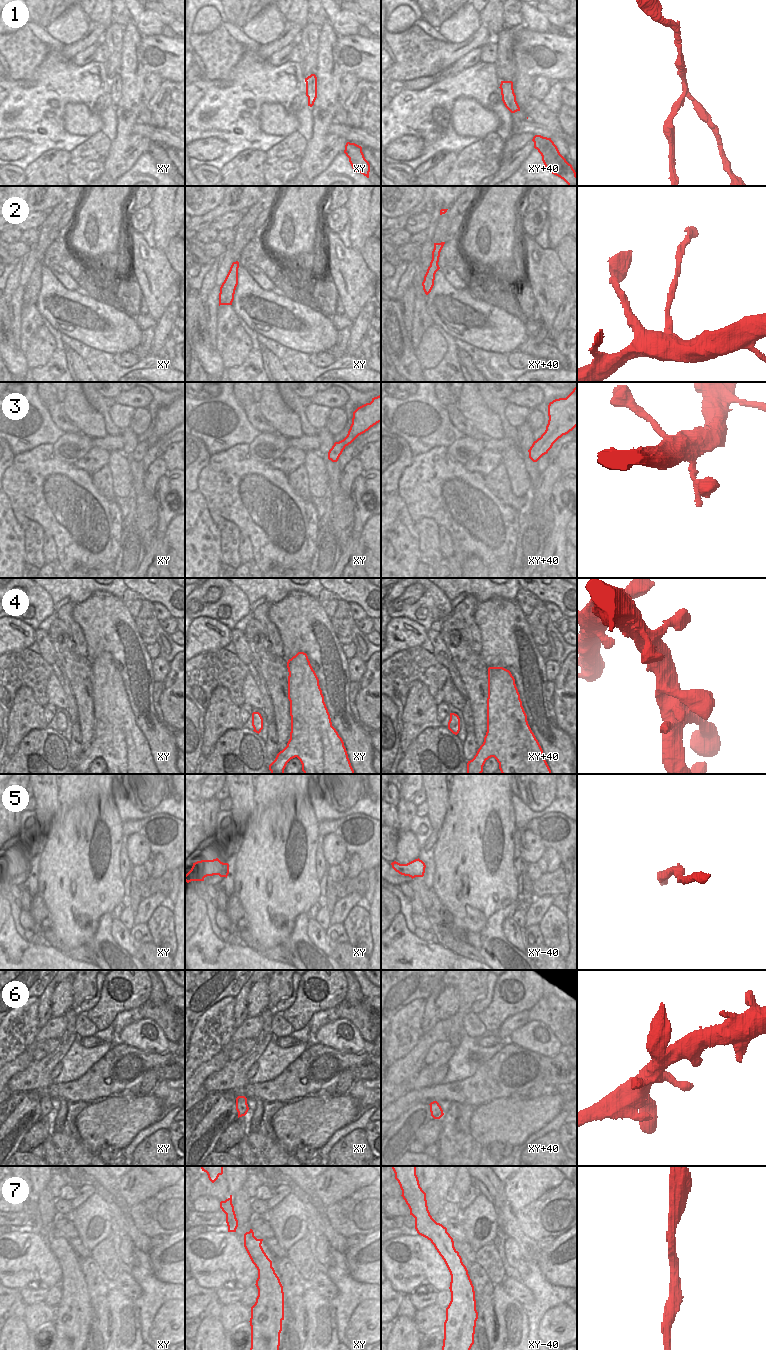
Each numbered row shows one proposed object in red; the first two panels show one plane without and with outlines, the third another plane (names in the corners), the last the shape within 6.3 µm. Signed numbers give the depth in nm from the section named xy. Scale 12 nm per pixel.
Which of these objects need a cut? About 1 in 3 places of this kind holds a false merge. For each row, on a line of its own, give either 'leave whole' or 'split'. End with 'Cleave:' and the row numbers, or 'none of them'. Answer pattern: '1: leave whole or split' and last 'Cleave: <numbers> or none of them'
1: split
2: split
3: leave whole
4: leave whole
5: leave whole
6: leave whole
7: leave whole
Cleave: 1, 2

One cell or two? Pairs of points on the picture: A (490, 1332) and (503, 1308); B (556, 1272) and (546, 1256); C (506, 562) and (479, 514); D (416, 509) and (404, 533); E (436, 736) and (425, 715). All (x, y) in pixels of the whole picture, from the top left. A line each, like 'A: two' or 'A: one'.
A: two
B: one
C: two
D: two
E: two

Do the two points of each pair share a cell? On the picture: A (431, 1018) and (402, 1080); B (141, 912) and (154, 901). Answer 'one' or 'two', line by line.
A: two
B: one

